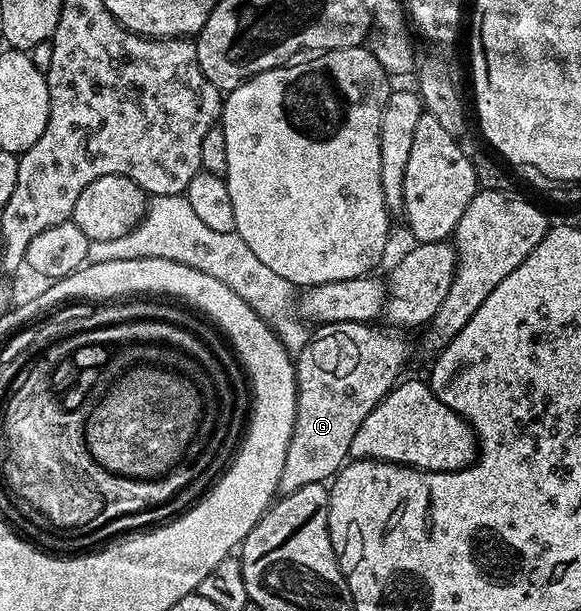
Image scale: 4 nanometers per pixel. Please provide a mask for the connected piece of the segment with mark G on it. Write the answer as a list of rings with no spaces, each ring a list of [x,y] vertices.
[[[365,321],[326,322],[320,328],[323,330],[316,337],[314,334],[307,346],[294,358],[297,411],[293,435],[289,439],[289,451],[285,451],[285,467],[281,467],[280,494],[292,493],[297,491],[297,487],[323,483],[334,478],[348,460],[353,435],[357,435],[357,427],[365,423],[365,415],[369,415],[369,411],[373,411],[379,400],[395,388],[400,380],[399,372],[407,361],[407,341],[398,337],[403,336],[398,332],[374,327],[374,324]]]

